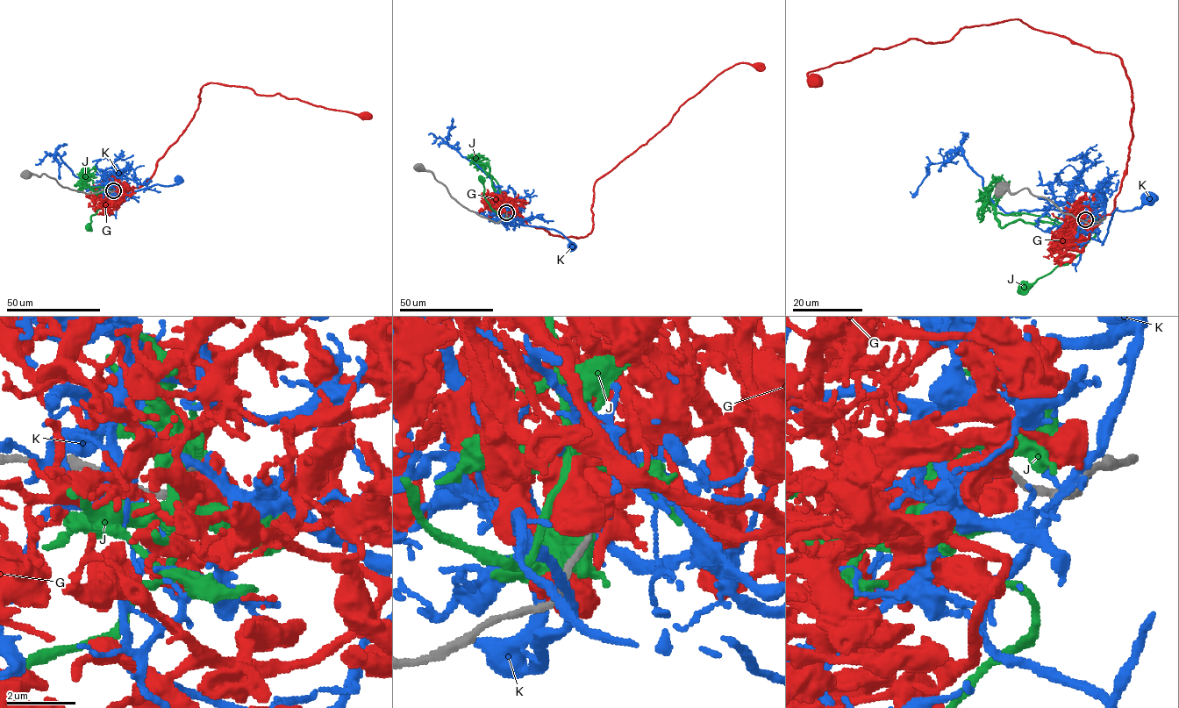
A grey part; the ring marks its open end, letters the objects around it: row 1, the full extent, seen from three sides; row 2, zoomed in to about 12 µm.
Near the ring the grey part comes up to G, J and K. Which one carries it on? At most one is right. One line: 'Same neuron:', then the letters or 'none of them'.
Same neuron: none of them

